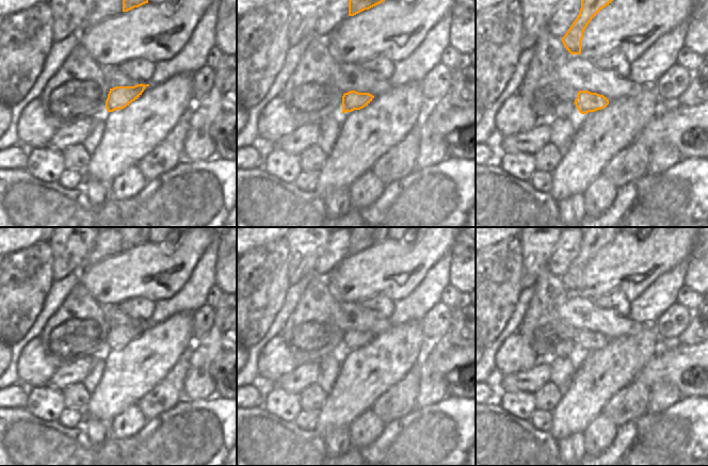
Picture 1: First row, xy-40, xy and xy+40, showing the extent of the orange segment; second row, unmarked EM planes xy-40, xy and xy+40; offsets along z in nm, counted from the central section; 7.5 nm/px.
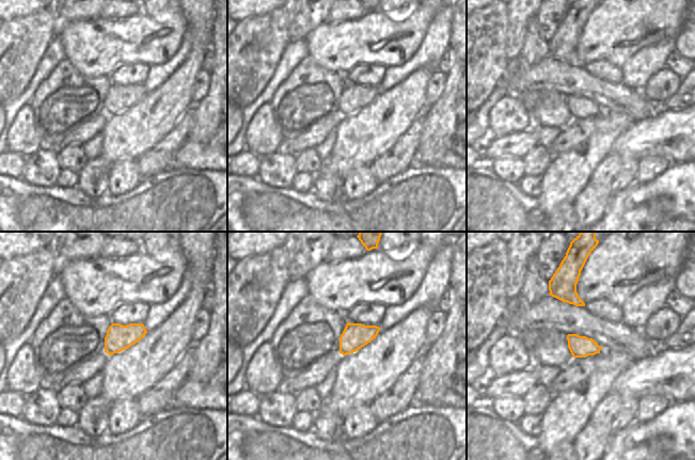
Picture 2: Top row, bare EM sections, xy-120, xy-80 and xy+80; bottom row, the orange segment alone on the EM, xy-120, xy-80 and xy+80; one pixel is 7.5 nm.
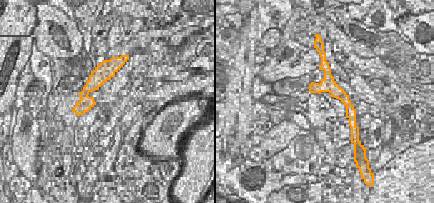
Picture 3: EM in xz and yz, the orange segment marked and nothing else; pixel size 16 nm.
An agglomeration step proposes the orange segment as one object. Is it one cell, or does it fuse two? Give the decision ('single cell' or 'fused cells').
single cell

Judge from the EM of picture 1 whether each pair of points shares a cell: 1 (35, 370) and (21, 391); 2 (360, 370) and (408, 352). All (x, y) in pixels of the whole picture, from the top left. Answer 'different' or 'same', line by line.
1: different
2: same

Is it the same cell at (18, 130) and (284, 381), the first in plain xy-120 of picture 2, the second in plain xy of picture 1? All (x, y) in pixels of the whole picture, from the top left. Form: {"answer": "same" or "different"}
{"answer": "different"}

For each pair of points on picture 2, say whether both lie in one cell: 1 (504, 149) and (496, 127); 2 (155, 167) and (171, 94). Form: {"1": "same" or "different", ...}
{"1": "different", "2": "different"}

